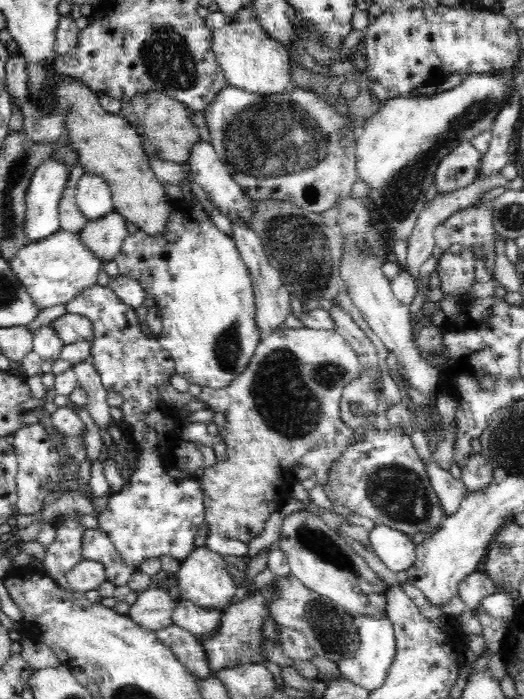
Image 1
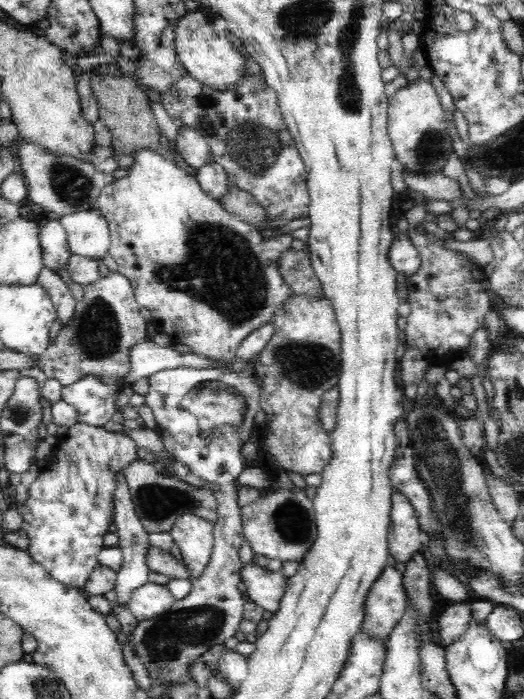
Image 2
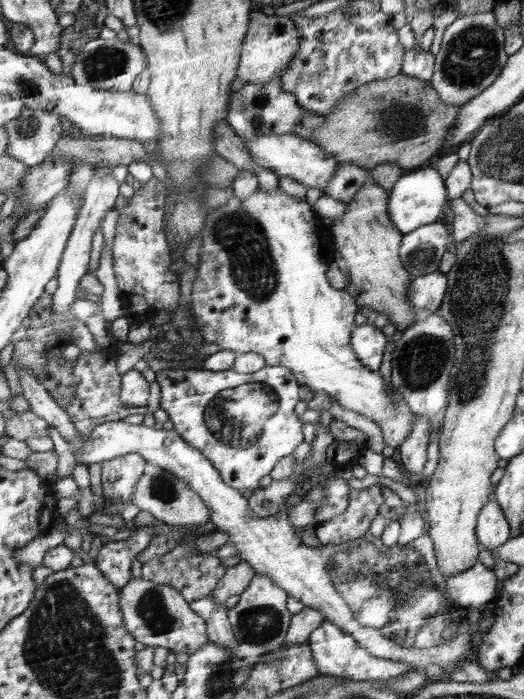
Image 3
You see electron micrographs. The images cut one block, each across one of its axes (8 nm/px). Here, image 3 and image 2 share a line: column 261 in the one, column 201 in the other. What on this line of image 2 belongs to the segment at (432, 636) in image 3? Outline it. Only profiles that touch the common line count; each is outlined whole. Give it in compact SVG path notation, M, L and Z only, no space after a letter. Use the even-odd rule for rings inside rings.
M182 514L169 531L182 553L182 562L189 567L191 579L199 578L213 554L212 523L194 514Z

